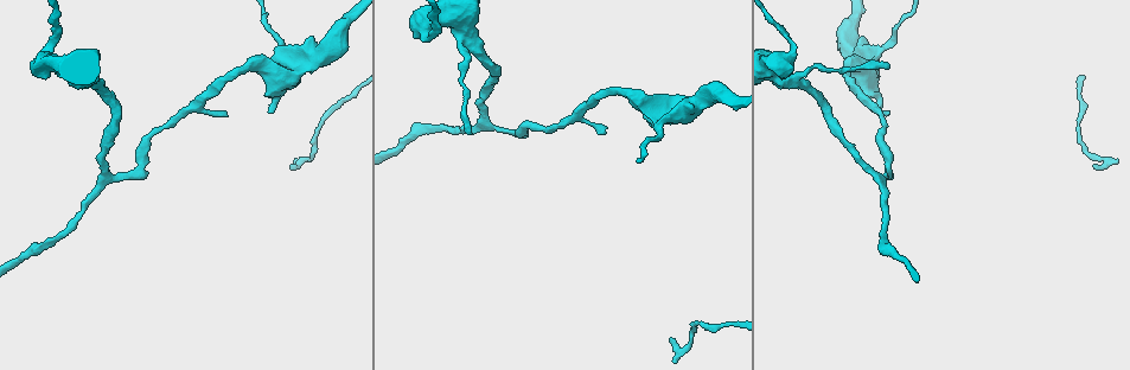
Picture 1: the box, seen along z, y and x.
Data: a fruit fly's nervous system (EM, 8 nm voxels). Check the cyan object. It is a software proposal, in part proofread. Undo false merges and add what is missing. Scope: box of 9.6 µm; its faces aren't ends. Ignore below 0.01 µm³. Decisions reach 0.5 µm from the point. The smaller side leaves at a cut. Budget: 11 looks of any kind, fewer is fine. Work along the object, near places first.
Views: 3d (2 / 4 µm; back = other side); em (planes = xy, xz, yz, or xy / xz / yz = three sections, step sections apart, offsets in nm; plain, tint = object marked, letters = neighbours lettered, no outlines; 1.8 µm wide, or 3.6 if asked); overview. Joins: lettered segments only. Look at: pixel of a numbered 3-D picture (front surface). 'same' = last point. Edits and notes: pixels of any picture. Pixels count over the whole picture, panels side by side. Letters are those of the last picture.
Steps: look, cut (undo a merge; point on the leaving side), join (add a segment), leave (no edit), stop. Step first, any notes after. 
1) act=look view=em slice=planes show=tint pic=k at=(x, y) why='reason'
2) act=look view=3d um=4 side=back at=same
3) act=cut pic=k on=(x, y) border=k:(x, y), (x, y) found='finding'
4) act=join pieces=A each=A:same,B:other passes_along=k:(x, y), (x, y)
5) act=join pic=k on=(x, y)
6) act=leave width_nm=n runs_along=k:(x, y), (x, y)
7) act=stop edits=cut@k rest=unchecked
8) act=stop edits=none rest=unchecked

act=look view=em slice=planes show=tint pic=1 at=(471, 134) why='tapers out'

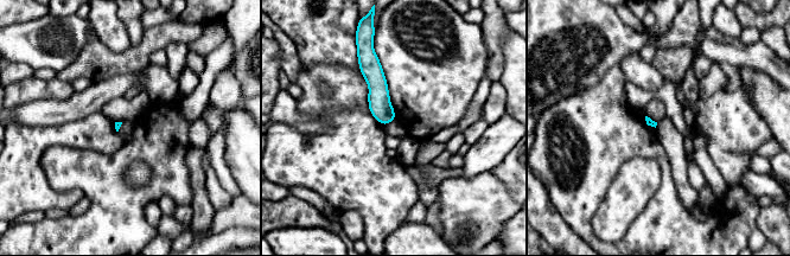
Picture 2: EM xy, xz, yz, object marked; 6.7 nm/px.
act=look view=em slice=planes show=letters at=same why='see the neighbours'

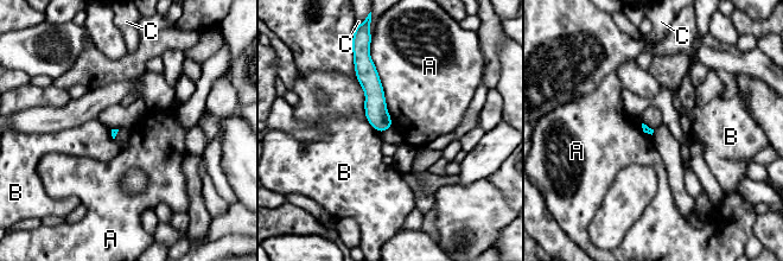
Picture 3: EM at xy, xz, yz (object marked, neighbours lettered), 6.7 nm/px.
act=leave longest_contact=A:550nm each=A:other,B:other,C:other found='no lettered segment goes on from it'

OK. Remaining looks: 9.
act=look view=em slice=planes show=letters pic=1 at=(465, 55) why='calibre changes'

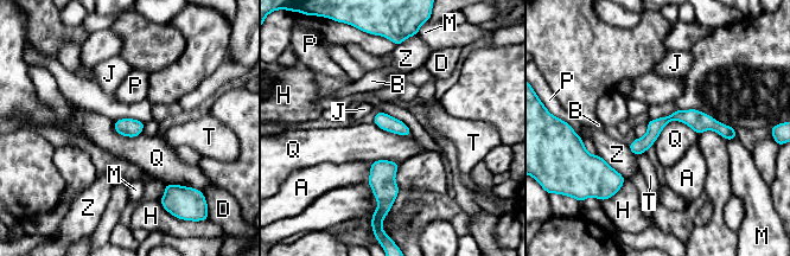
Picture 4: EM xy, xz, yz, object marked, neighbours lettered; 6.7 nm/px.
act=leave longest_contact=Q:320nm each=A:other,B:other,D:other,H:other,J:other,M:other,P:other,Q:other,T:other,Z:other found='all the same neuron'

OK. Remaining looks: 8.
act=look view=3d um=2 pic=1 at=(603, 132) why='branch stops here'

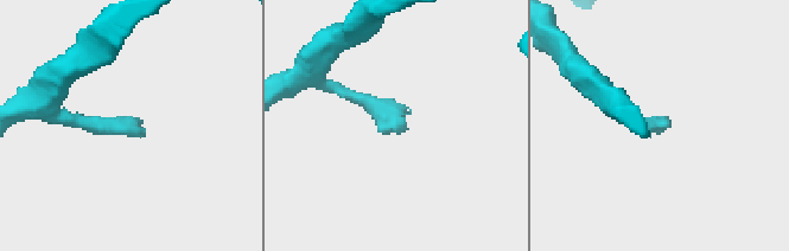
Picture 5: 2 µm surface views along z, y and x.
act=look view=em slice=planes show=letters pic=5 at=(663, 123)

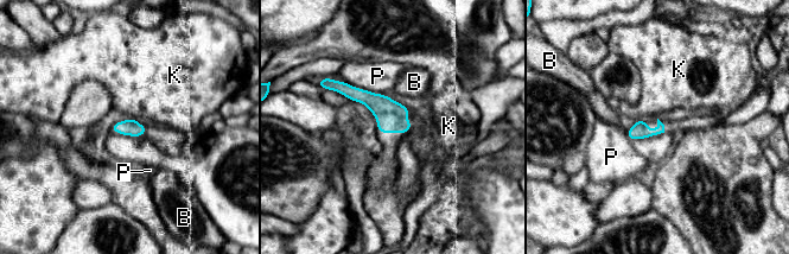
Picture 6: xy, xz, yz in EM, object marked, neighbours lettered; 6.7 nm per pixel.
act=leave longest_contact=P:280nm each=B:other,K:other,P:other found='none of them fits'

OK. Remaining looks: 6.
act=look view=em slice=planes show=plain pic=1 at=(671, 339) why='tapers out'

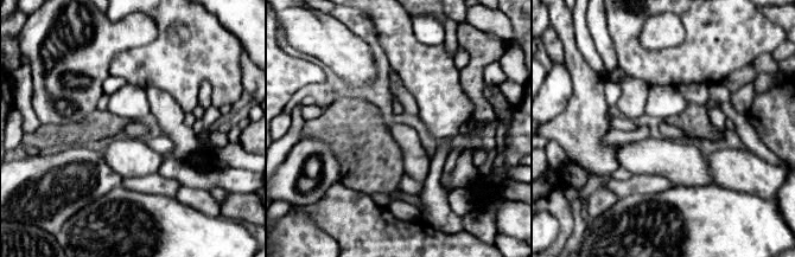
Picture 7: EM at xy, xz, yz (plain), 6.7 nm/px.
act=look view=em slice=planes show=letters at=same

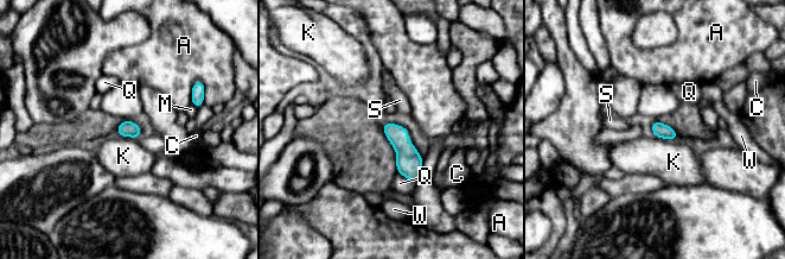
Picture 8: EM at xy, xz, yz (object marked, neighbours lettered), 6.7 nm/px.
act=leave width_nm=100 each=A:other,C:other,K:other,M:other,Q:other,S:other,W:other border=8:(653, 136), (661, 139), (676, 139) found='none of them fits'

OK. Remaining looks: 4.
act=stop edits=none rest=unchecked

